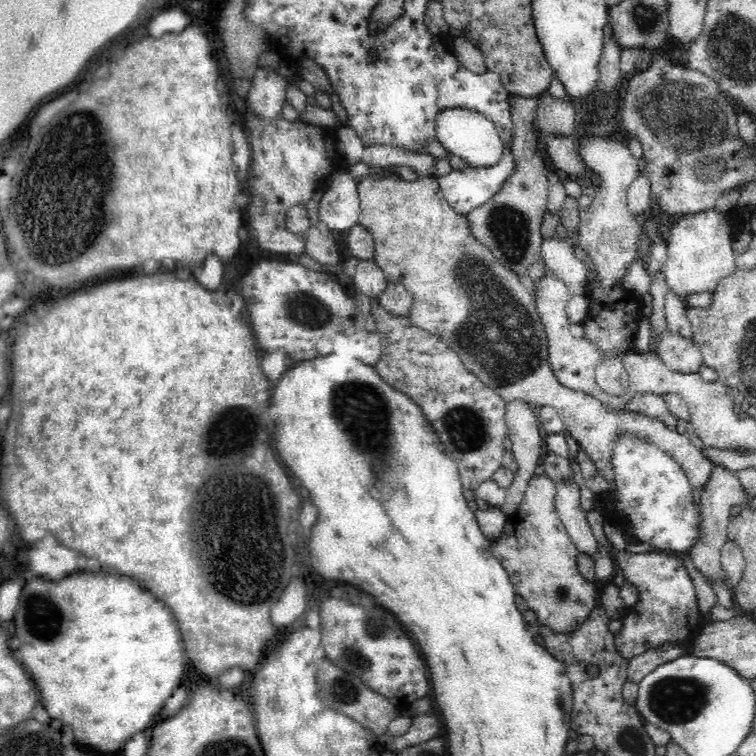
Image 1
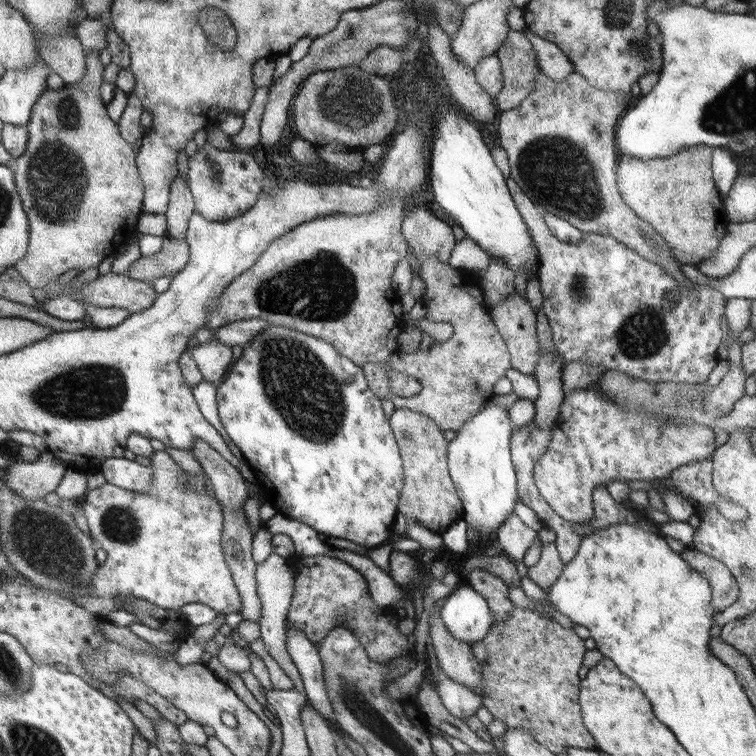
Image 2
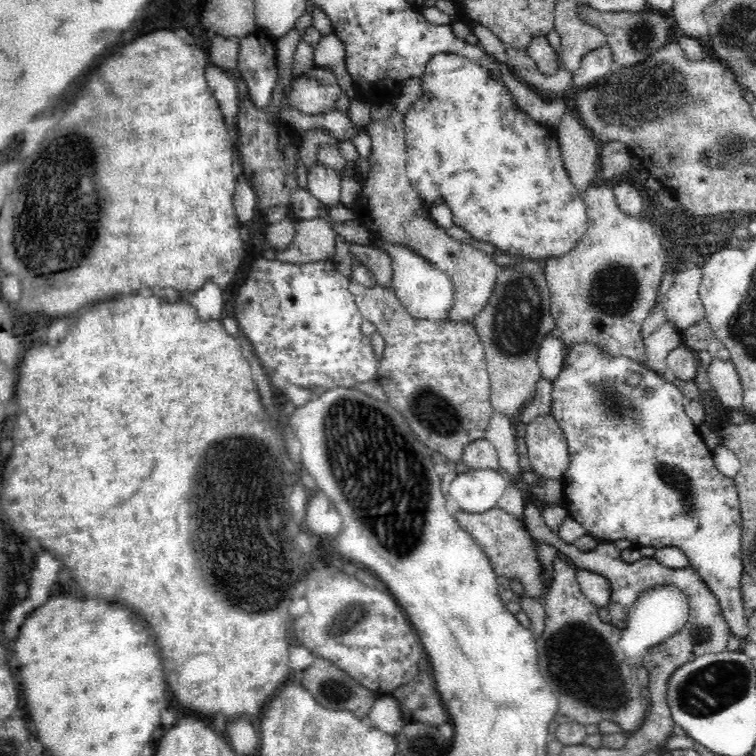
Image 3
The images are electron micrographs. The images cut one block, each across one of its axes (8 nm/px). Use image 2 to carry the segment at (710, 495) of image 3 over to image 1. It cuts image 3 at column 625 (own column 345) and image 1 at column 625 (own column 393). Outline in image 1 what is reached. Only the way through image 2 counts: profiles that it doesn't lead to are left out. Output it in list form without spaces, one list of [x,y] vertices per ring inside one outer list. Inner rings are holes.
[[[624,438],[614,444],[614,482],[618,486],[618,496],[614,500],[618,520],[616,524],[624,524],[626,520],[636,528],[636,536],[632,542],[650,544],[652,548],[672,550],[672,552],[690,552],[698,538],[700,516],[696,514],[692,488],[678,466],[666,452],[658,450],[654,444],[642,444],[636,440]]]

